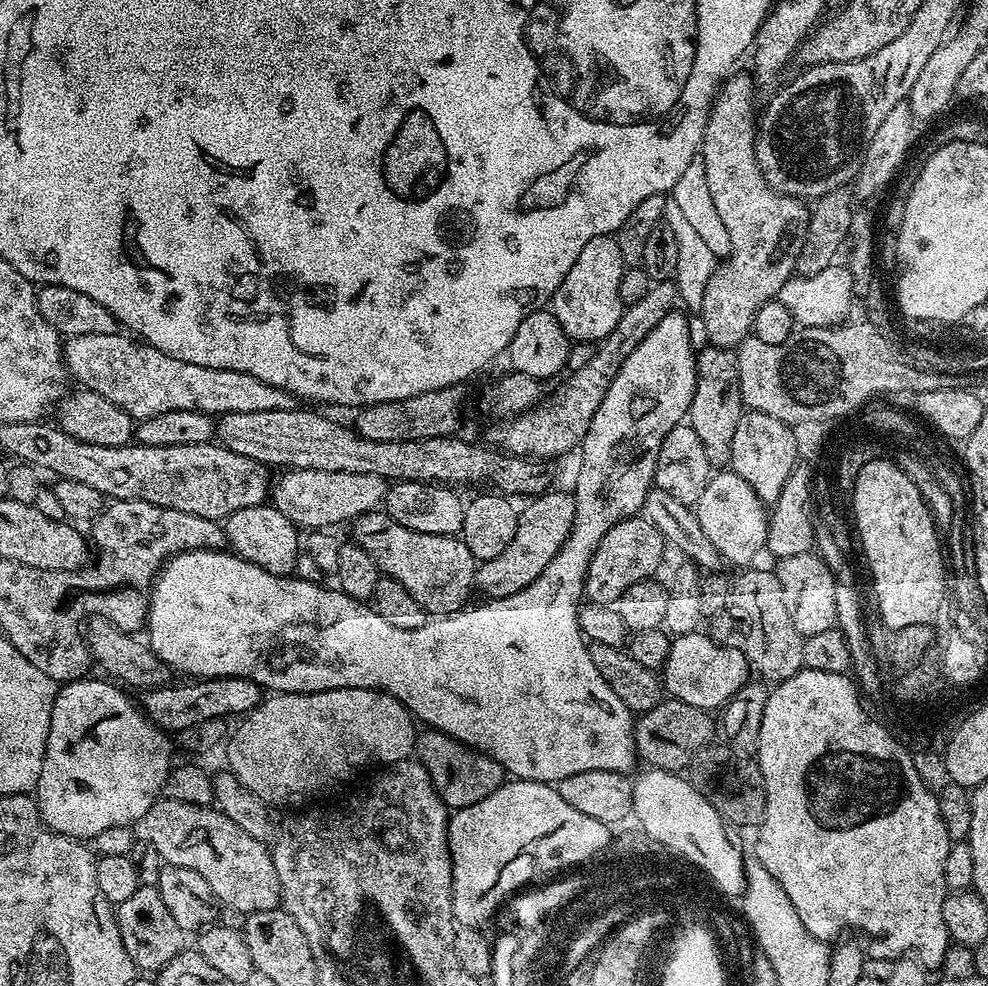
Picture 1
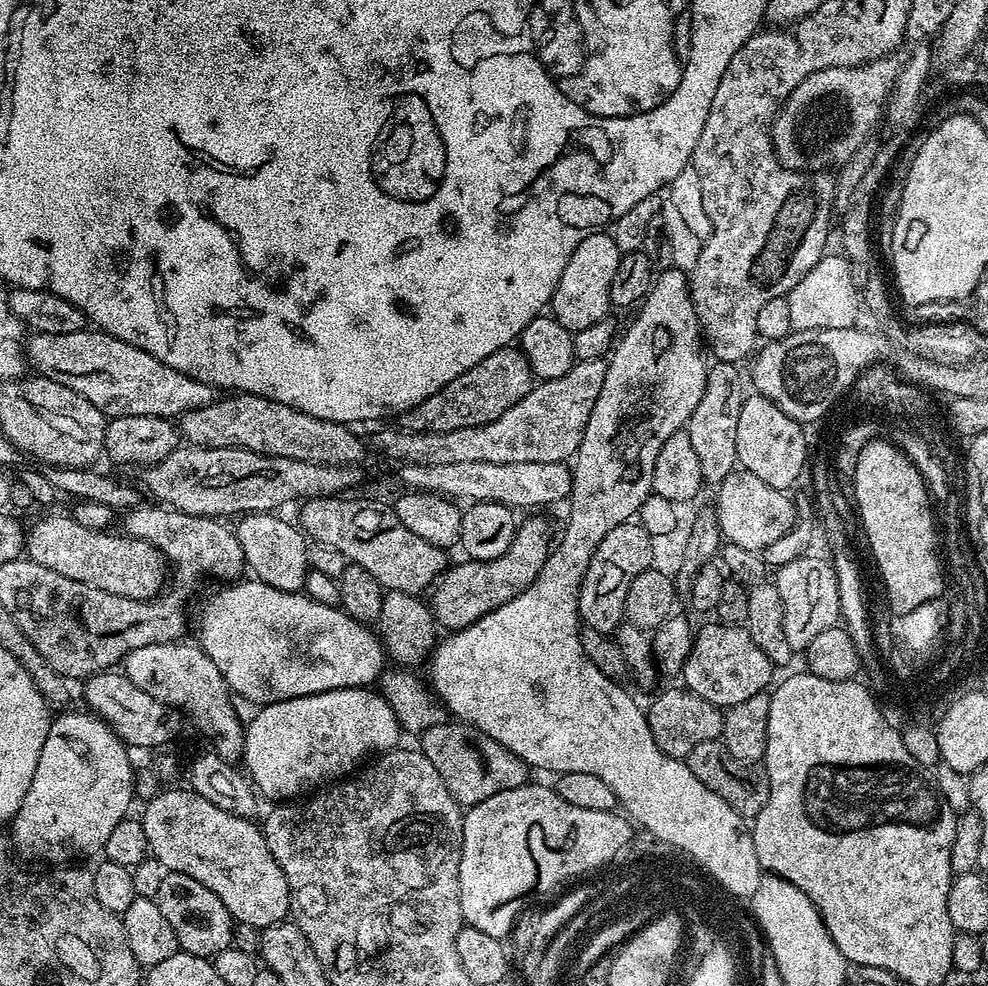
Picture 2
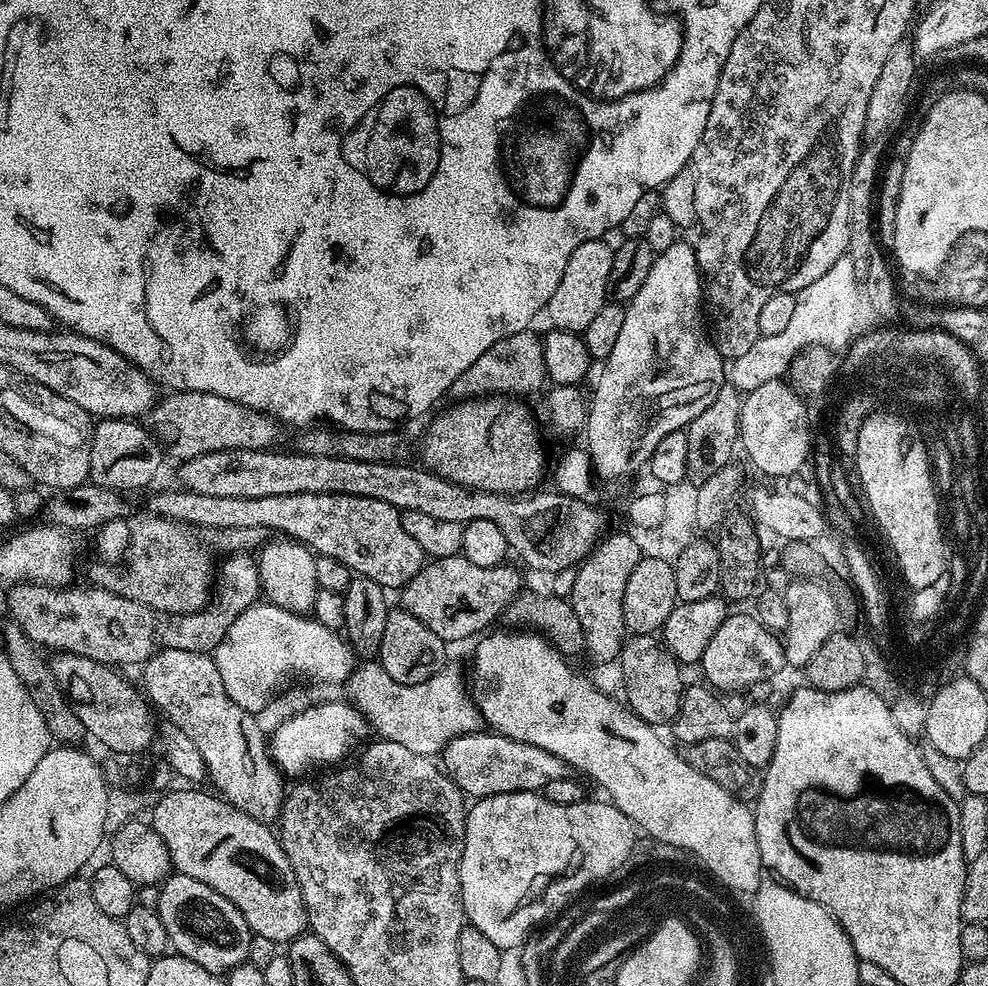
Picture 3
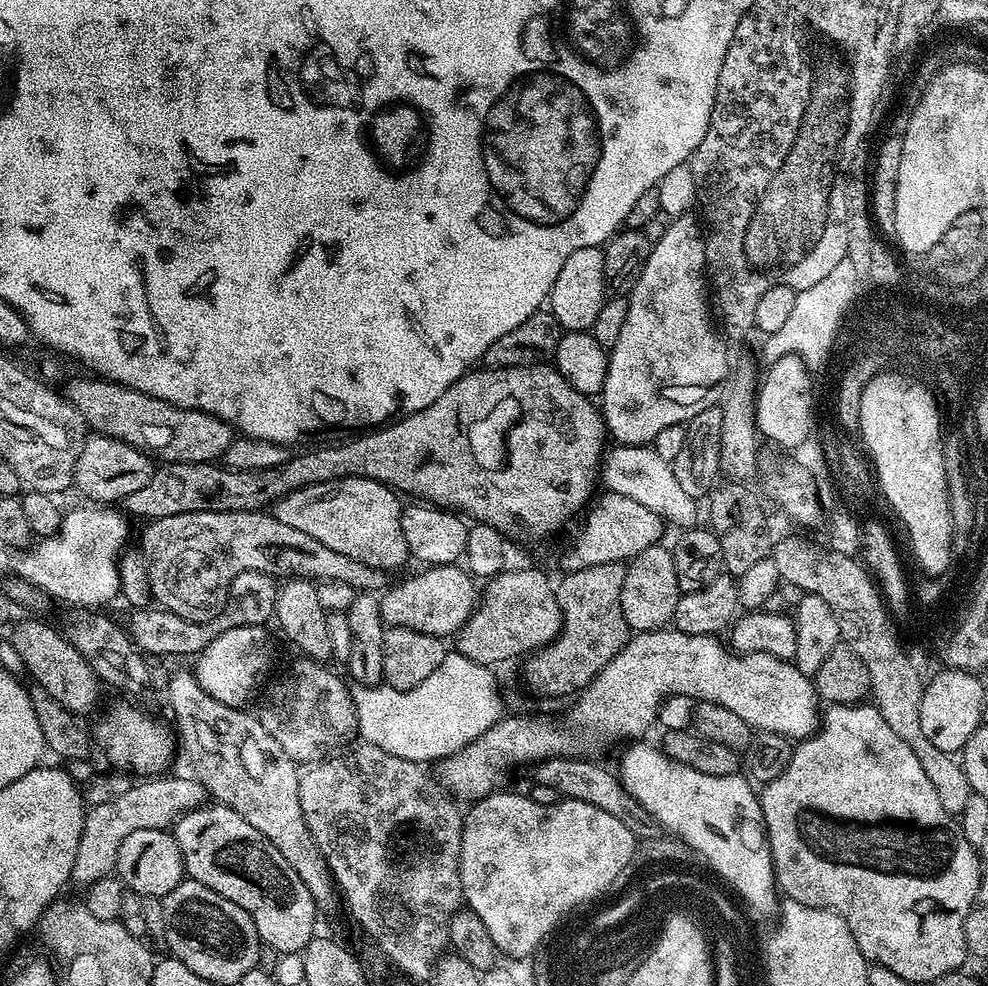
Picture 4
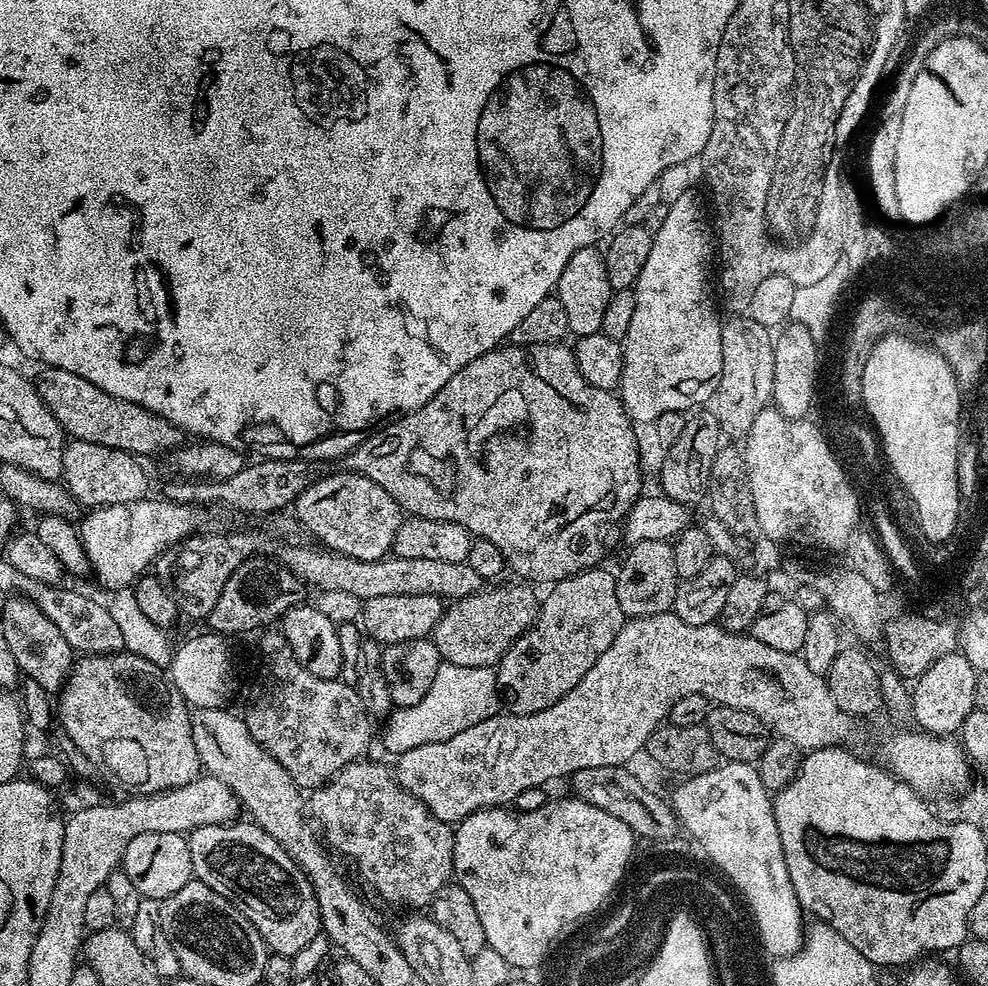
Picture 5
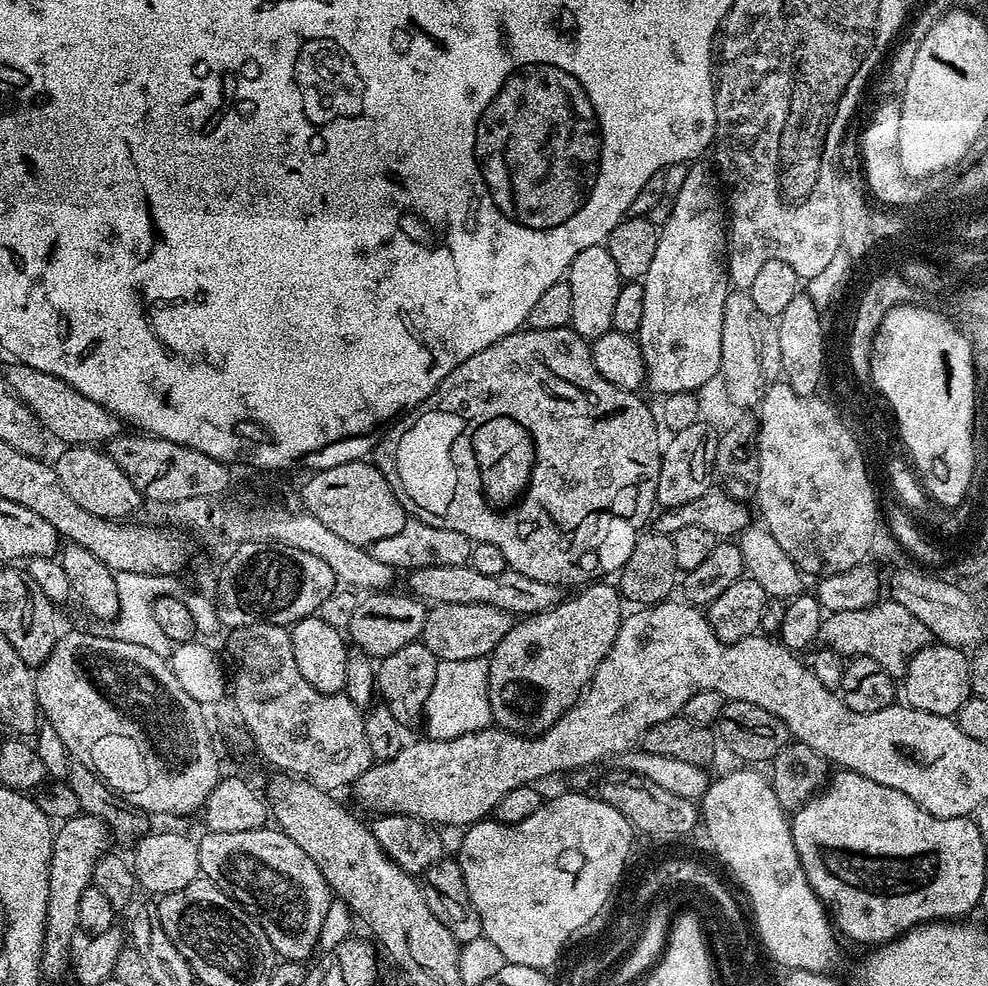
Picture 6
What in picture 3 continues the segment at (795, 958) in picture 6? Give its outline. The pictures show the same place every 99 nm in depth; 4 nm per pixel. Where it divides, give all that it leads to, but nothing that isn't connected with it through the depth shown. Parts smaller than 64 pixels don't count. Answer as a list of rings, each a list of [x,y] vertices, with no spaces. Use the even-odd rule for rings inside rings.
[[[489,631],[475,641],[472,676],[470,672],[472,703],[491,731],[548,750],[575,771],[577,768],[581,777],[592,776],[593,782],[604,788],[603,795],[625,812],[644,836],[656,833],[665,842],[696,851],[698,858],[703,858],[706,866],[711,866],[728,886],[744,891],[756,884],[756,817],[745,801],[729,794],[718,782],[710,782],[706,774],[698,774],[679,751],[675,752],[656,733],[659,731],[653,725],[635,716],[619,699],[611,700],[606,693],[599,692],[582,673],[575,672],[568,665],[569,657],[554,648],[539,631],[496,631]]]

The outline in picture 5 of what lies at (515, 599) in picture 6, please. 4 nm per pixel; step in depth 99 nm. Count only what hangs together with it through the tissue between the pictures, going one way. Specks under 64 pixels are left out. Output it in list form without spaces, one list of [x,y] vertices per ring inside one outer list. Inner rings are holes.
[[[284,548],[278,555],[278,560],[305,585],[313,584],[313,589],[321,592],[343,590],[346,594],[354,594],[354,598],[362,602],[370,598],[391,598],[394,594],[430,594],[439,596],[445,602],[455,602],[474,595],[486,584],[466,562],[398,558],[391,554],[383,560],[359,560],[320,548]]]

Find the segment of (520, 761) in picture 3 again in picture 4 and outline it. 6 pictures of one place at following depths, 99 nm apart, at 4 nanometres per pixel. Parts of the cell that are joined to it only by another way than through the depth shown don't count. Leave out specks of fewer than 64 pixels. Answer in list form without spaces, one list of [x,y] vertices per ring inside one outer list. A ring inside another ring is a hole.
[[[555,756],[549,760],[542,760],[531,769],[532,780],[542,786],[551,786],[557,794],[565,800],[590,802],[590,806],[598,806],[598,810],[606,810],[606,814],[614,814],[614,818],[622,821],[631,831],[640,834],[650,817],[637,800],[631,796],[619,775],[602,765],[596,764],[595,759],[581,758],[579,756]]]

